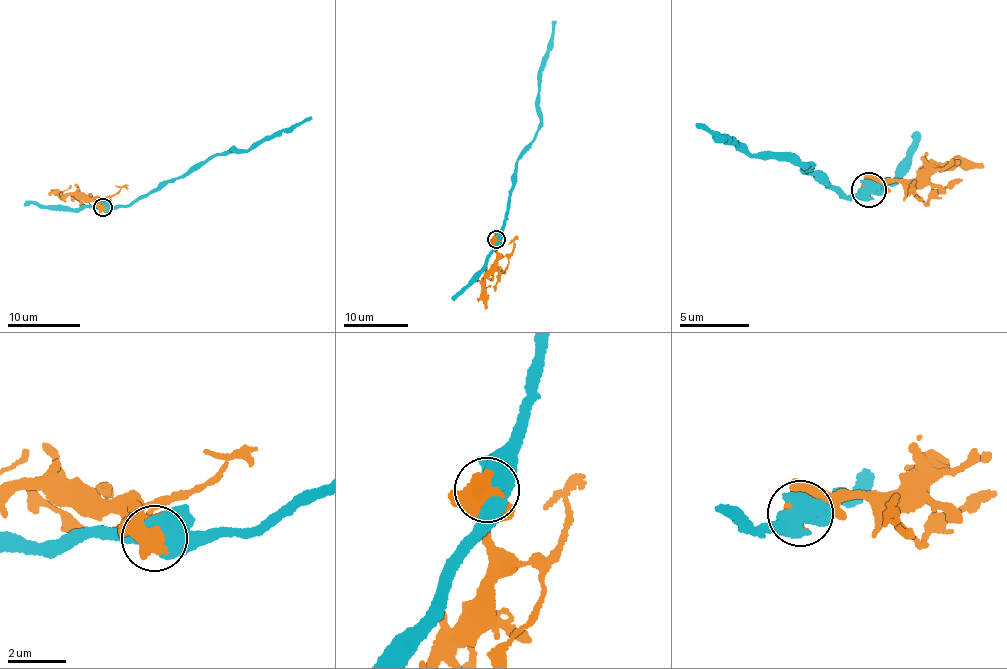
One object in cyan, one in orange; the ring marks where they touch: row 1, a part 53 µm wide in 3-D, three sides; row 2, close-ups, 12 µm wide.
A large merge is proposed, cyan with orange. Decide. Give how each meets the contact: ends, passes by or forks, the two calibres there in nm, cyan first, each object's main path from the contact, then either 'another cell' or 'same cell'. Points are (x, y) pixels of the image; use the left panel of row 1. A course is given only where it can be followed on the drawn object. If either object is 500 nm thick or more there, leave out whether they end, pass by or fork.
500 nm thick on the cyan side, 550 nm on the other; cyan runs (102, 207), (113, 210), (121, 207), (220, 153), (228, 150), (240, 154), (309, 118); orange runs (102, 207), (93, 196), (71, 193), (63, 196), (56, 189), (50, 192); another cell

